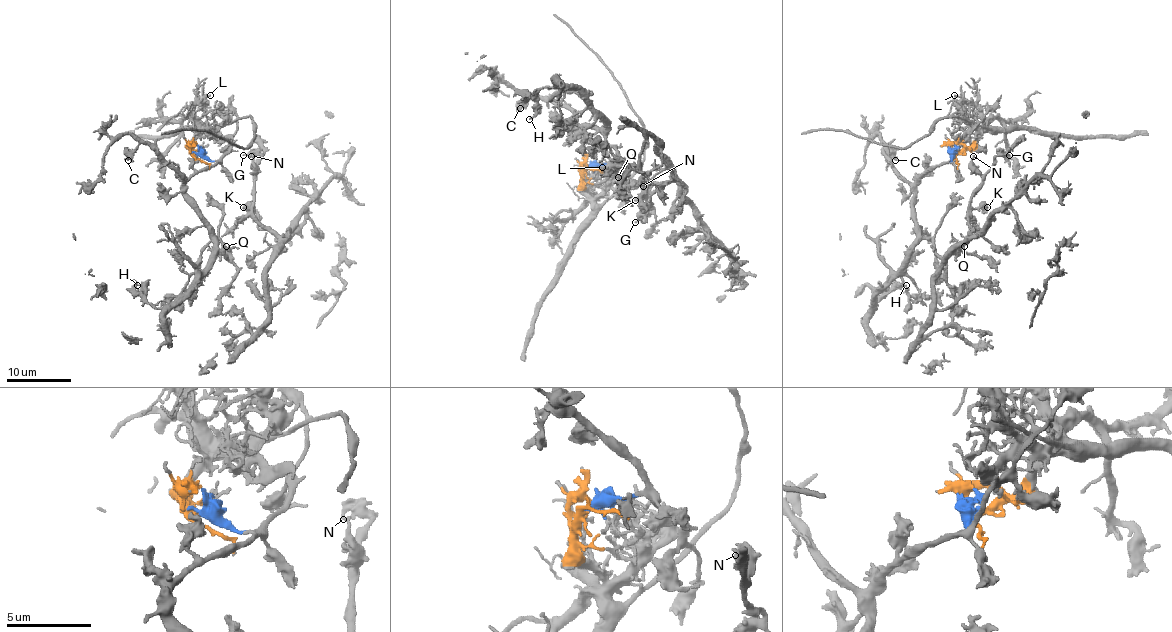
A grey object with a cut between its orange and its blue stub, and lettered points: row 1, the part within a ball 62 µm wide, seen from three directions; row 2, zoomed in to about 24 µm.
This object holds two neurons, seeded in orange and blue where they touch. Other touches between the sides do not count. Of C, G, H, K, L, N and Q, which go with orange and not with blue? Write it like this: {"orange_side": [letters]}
{"orange_side": ["L"]}

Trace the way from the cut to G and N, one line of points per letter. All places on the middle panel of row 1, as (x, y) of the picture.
G: (586, 168), (609, 157), (578, 127), (628, 159), (615, 170), (660, 146), (670, 178), (644, 183), (634, 222)
N: (586, 168), (609, 157), (578, 127), (628, 159), (615, 170), (639, 162), (649, 135), (670, 178), (642, 186)

